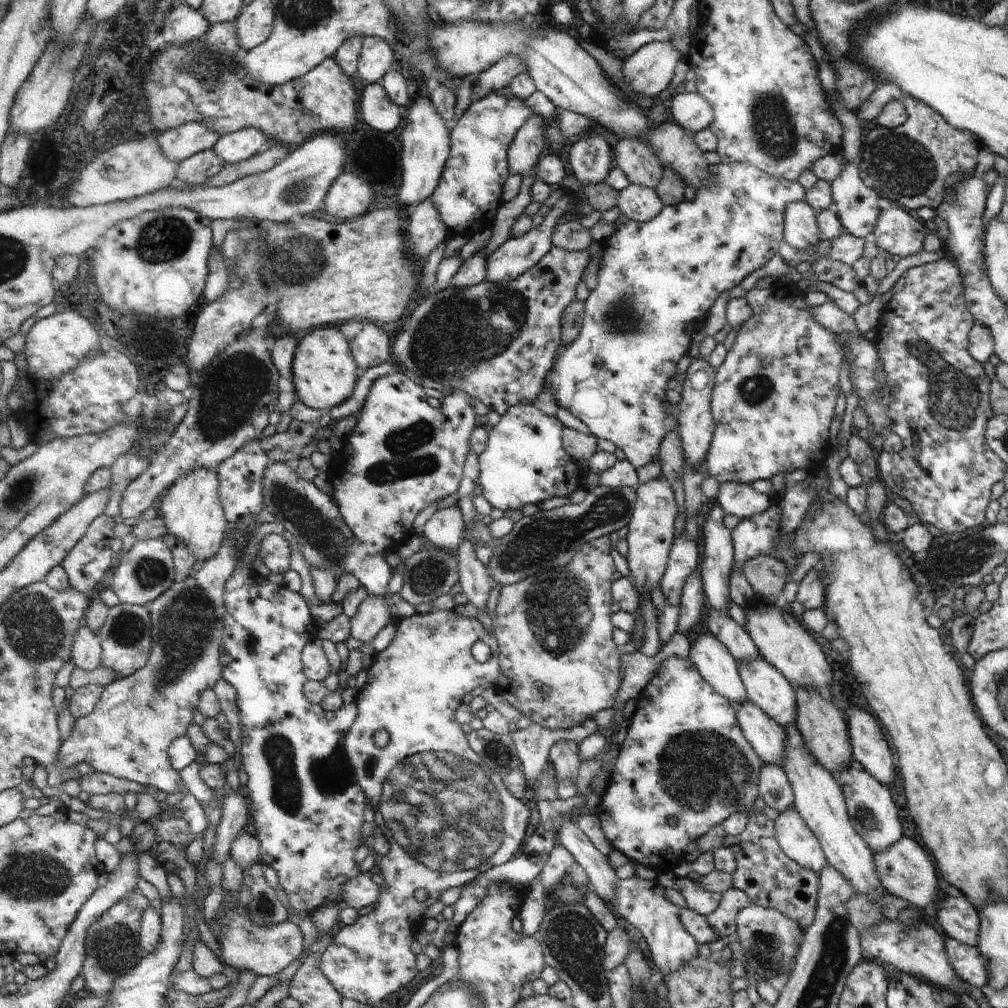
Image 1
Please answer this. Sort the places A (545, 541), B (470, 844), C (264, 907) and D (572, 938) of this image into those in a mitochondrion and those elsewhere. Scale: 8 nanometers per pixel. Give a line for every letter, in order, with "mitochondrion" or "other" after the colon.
A: mitochondrion
B: mitochondrion
C: mitochondrion
D: mitochondrion

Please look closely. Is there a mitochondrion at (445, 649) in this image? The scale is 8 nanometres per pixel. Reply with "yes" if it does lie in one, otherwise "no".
no

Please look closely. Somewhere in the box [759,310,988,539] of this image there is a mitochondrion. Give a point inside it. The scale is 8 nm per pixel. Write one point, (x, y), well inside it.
(954, 400)

